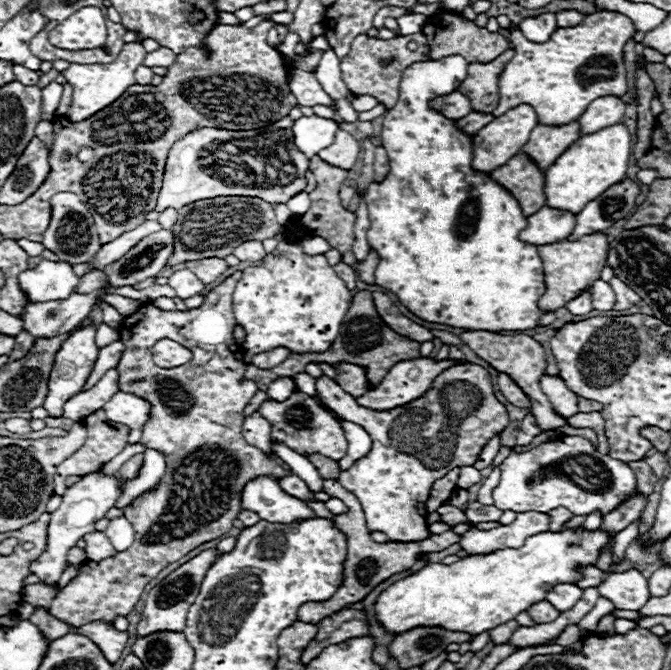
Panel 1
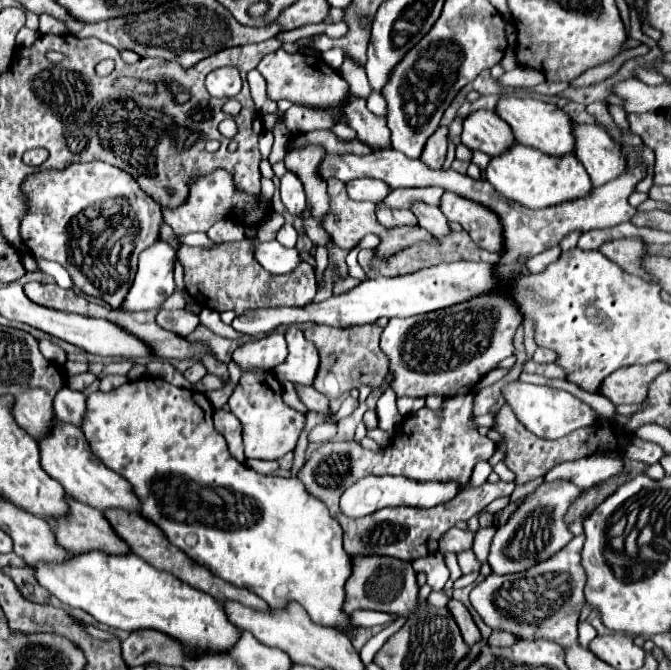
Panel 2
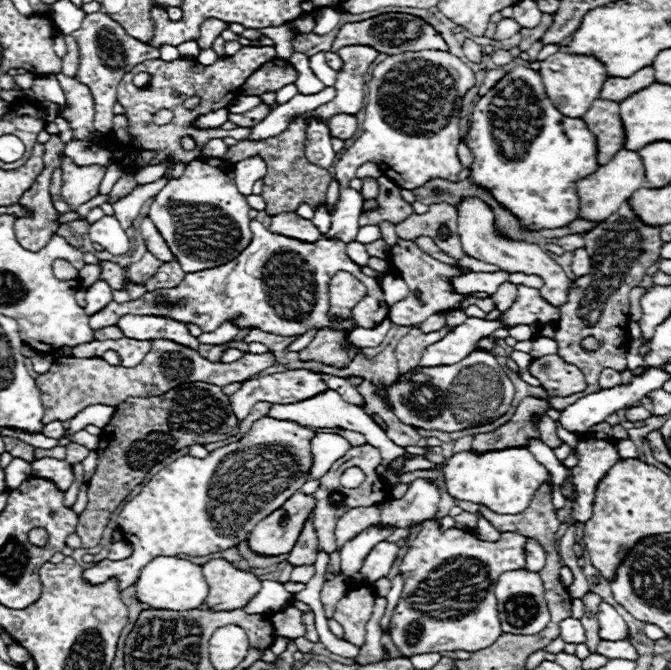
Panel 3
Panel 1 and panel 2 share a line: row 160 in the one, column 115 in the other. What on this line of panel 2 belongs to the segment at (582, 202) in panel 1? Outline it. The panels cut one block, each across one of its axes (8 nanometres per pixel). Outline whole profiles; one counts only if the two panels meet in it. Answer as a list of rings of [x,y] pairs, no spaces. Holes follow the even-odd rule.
[[[100,550],[84,554],[68,552],[66,562],[40,562],[32,568],[36,580],[50,594],[72,608],[92,614],[106,626],[126,632],[154,628],[182,640],[198,654],[208,650],[228,650],[240,638],[240,630],[228,622],[222,604],[180,582],[170,572],[158,572],[136,554],[108,556]]]

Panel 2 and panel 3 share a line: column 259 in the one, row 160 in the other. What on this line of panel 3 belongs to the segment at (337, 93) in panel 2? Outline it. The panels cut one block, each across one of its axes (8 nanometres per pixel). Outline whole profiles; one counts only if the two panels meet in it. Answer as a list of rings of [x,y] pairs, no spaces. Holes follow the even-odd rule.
[[[64,158],[62,172],[64,172],[62,198],[72,208],[78,208],[80,204],[98,196],[98,188],[100,188],[106,168],[98,164],[96,166],[74,166],[70,158]]]

